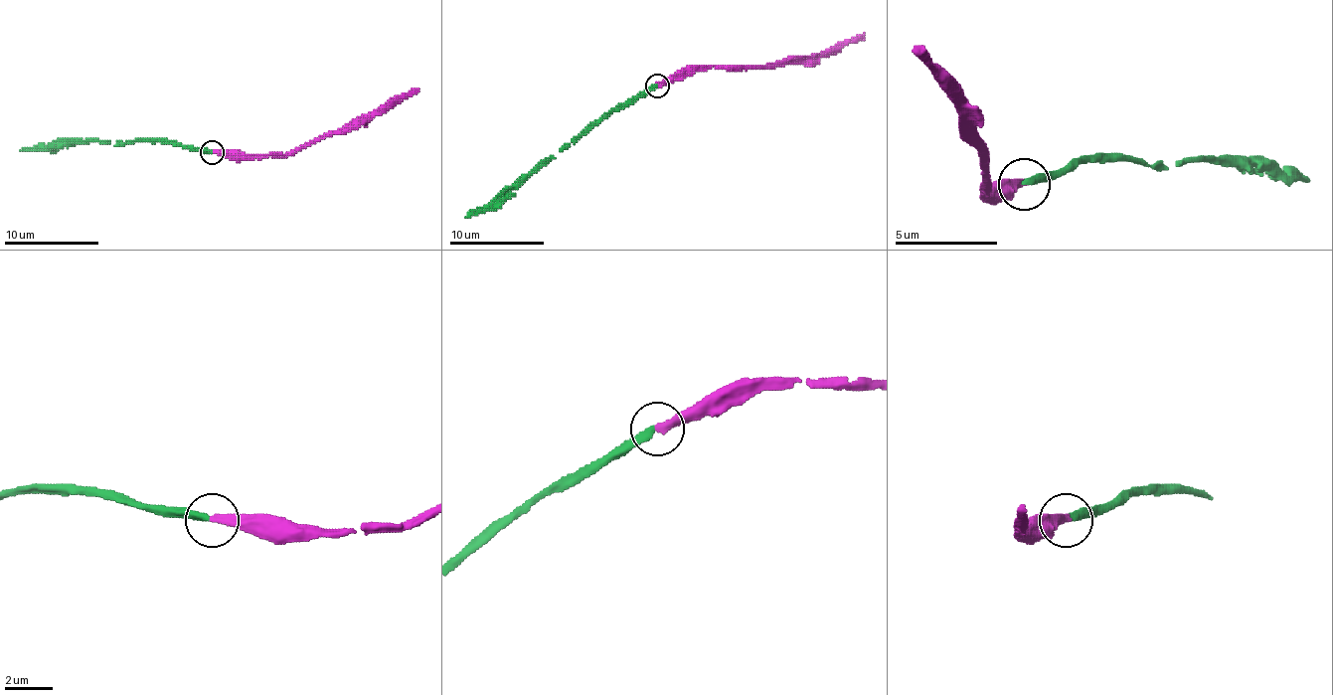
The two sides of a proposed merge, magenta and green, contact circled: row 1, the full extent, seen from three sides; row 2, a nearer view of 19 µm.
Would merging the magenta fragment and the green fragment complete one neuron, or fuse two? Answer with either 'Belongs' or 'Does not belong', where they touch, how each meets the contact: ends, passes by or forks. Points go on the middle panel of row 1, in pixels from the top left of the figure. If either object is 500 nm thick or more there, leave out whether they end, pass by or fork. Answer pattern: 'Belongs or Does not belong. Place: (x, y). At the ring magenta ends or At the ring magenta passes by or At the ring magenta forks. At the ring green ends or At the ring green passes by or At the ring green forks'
Belongs. Place: (657, 86). At the ring magenta ends. At the ring green ends

